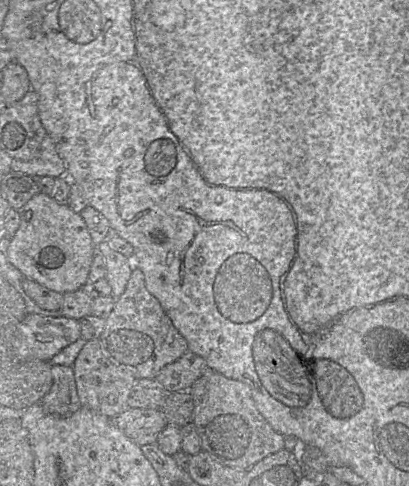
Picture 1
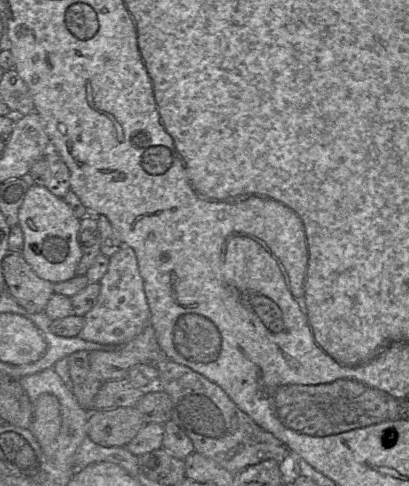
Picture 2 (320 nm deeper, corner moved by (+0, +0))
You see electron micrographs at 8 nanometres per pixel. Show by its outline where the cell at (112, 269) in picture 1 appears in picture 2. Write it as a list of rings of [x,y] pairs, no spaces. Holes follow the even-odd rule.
[[[124,247],[109,257],[108,269],[99,284],[100,294],[97,302],[84,315],[84,326],[78,337],[104,345],[124,344],[151,323],[143,279],[139,272],[136,253],[131,247]]]

